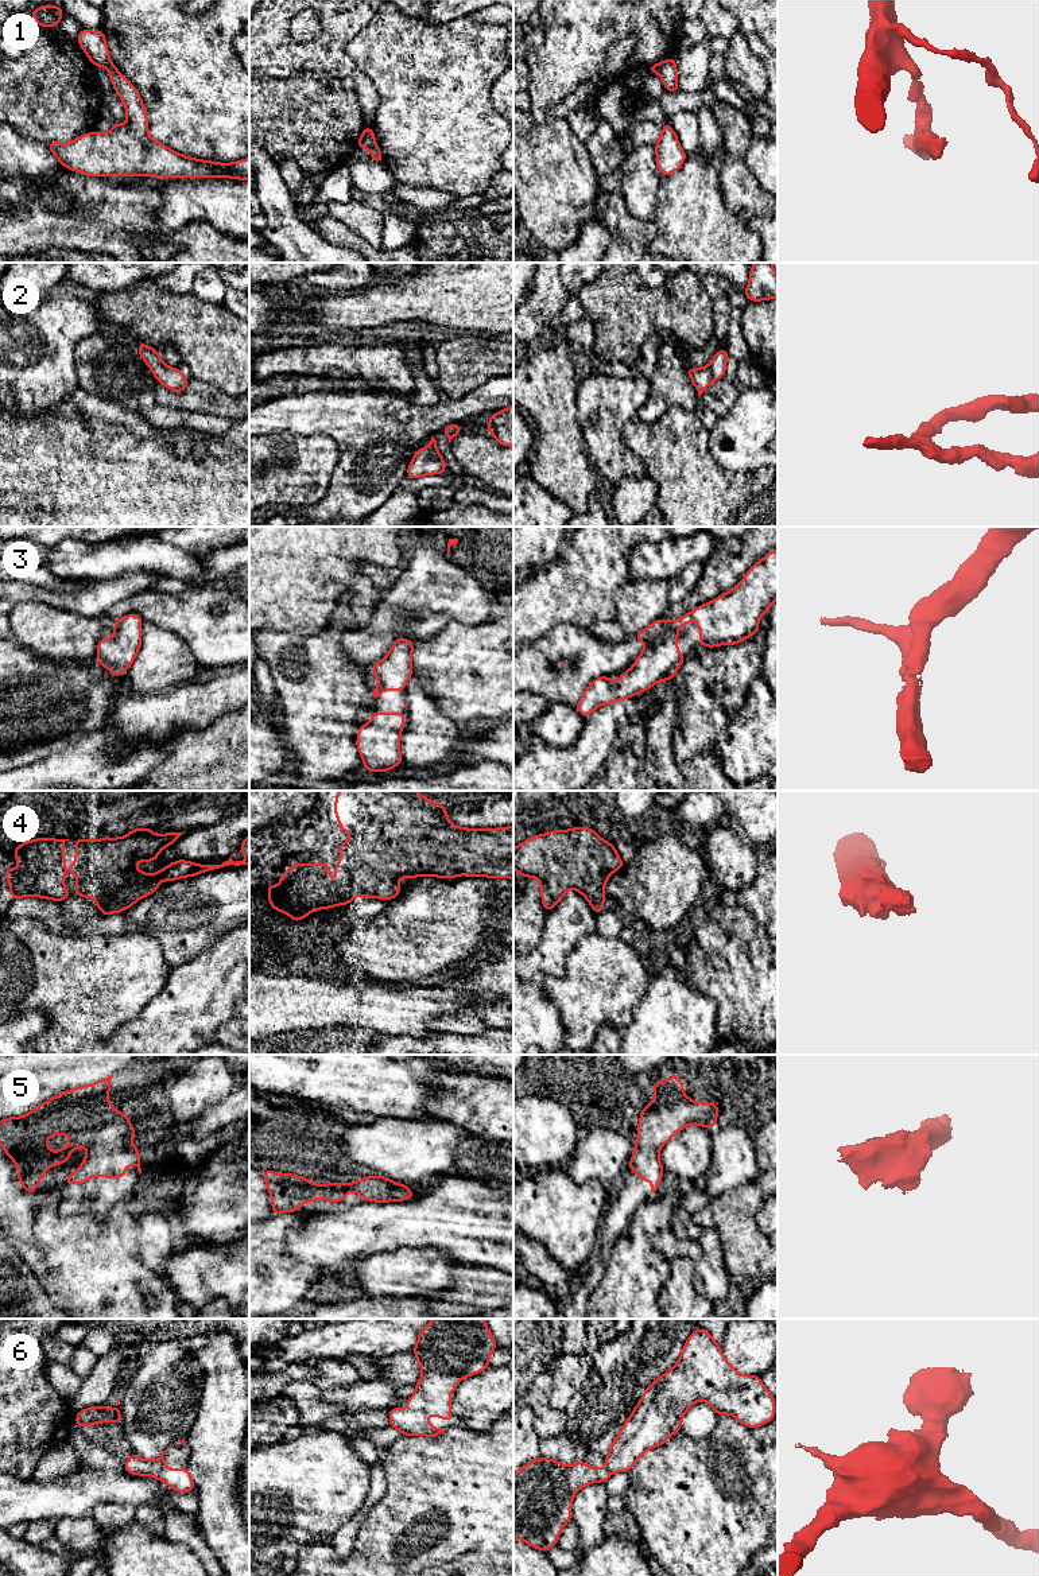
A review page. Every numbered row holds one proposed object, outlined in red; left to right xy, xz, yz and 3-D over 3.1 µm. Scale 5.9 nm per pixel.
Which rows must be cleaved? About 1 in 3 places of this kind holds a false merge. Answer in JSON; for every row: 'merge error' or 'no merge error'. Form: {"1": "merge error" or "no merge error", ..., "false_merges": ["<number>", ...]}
{"1": "merge error", "2": "no merge error", "3": "no merge error", "4": "no merge error", "5": "no merge error", "6": "no merge error", "false_merges": ["1"]}

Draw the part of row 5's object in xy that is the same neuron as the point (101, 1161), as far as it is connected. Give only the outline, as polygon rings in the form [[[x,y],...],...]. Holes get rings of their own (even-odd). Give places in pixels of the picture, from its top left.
[[[113,1075],[88,1086],[66,1090],[23,1117],[9,1117],[0,1121],[0,1145],[18,1167],[18,1180],[27,1192],[35,1192],[40,1185],[42,1175],[49,1168],[70,1160],[70,1153],[77,1146],[84,1146],[88,1153],[80,1168],[65,1180],[66,1185],[86,1183],[93,1176],[119,1180],[124,1177],[128,1165],[136,1165],[139,1175],[141,1173],[140,1149],[131,1144],[133,1134],[139,1130],[135,1130],[129,1118],[115,1110],[106,1098],[112,1078]],[[61,1134],[69,1136],[69,1145],[51,1153],[47,1138]]]

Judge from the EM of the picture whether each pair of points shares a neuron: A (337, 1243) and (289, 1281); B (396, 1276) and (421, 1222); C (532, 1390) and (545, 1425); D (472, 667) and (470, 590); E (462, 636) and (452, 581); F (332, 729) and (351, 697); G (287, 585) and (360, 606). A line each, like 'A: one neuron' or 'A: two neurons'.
A: two neurons
B: two neurons
C: one neuron
D: two neurons
E: two neurons
F: one neuron
G: one neuron

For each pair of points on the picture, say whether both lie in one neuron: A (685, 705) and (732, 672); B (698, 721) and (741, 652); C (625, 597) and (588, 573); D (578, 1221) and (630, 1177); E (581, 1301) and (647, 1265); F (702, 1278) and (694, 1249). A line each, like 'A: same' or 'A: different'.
A: same
B: same
C: different
D: different
E: different
F: different

